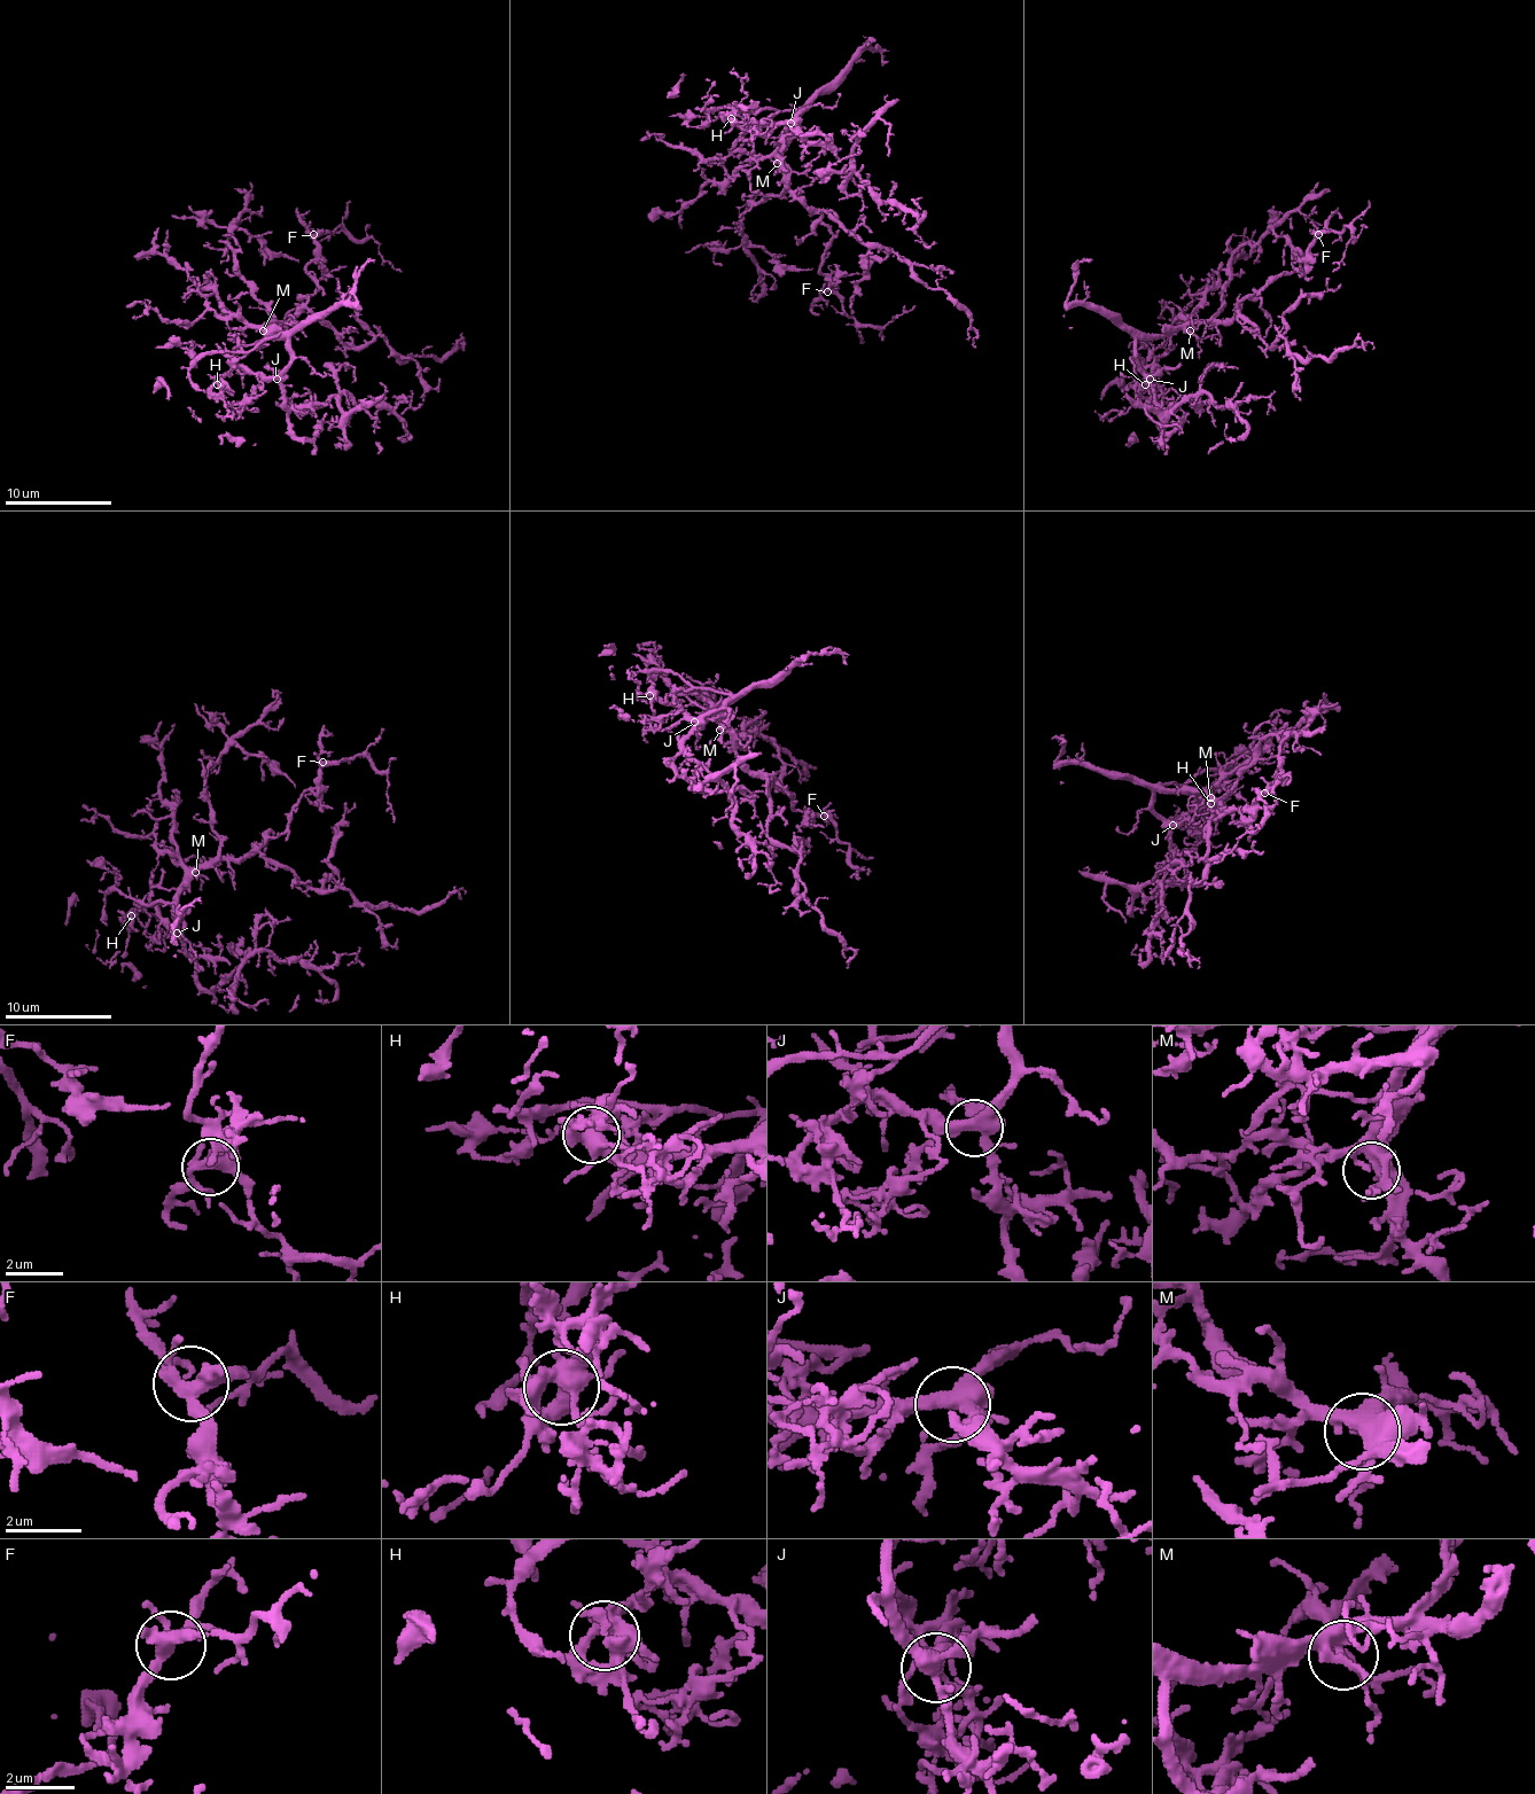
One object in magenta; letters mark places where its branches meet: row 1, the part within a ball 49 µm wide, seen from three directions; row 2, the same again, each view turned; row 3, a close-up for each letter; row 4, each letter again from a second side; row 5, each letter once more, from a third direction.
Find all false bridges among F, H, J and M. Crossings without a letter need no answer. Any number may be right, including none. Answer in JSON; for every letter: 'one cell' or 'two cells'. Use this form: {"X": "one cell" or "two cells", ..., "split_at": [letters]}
{"F": "one cell", "H": "one cell", "J": "one cell", "M": "one cell", "split_at": []}

